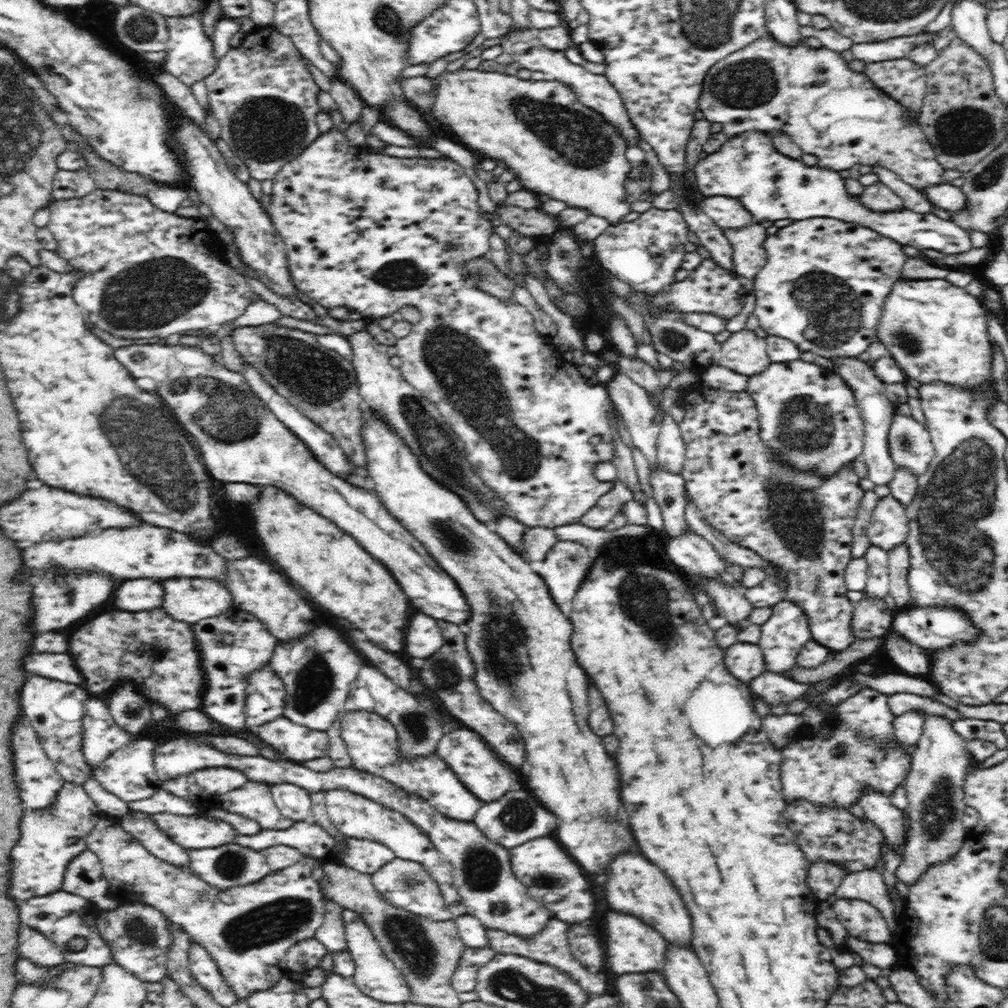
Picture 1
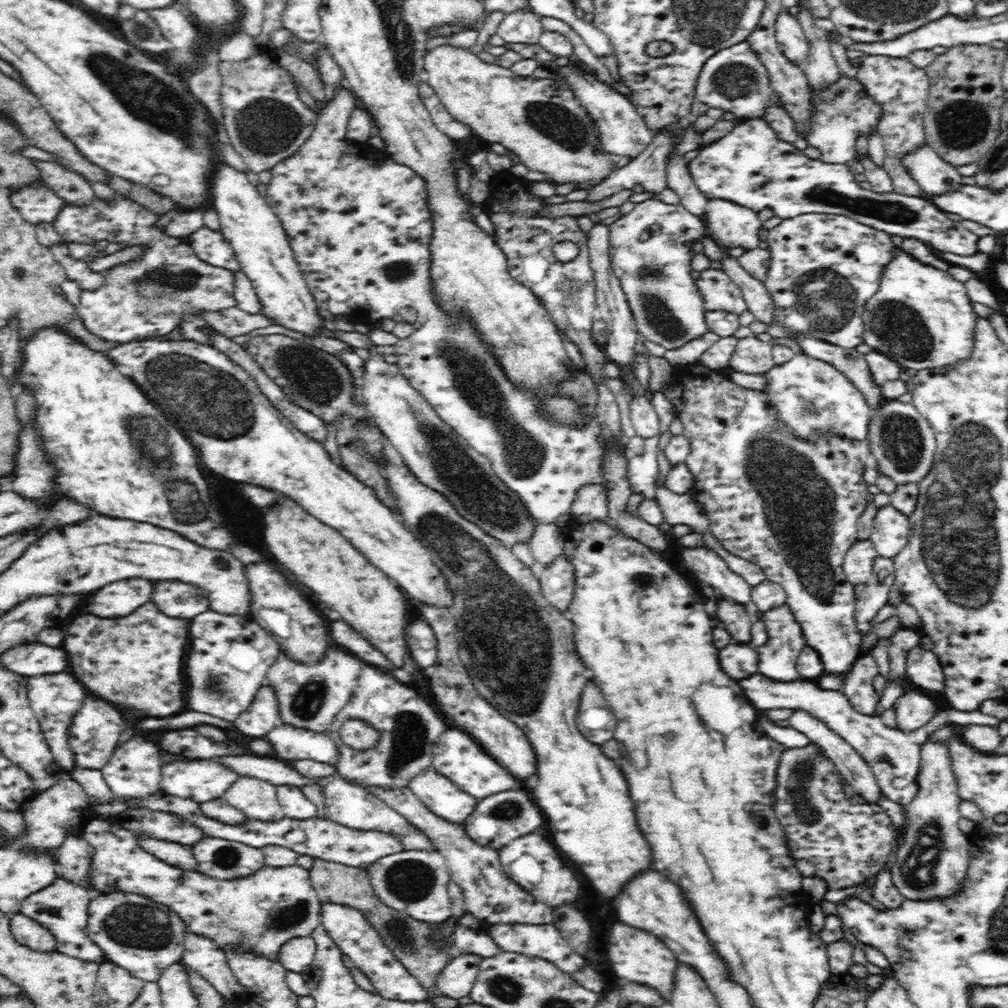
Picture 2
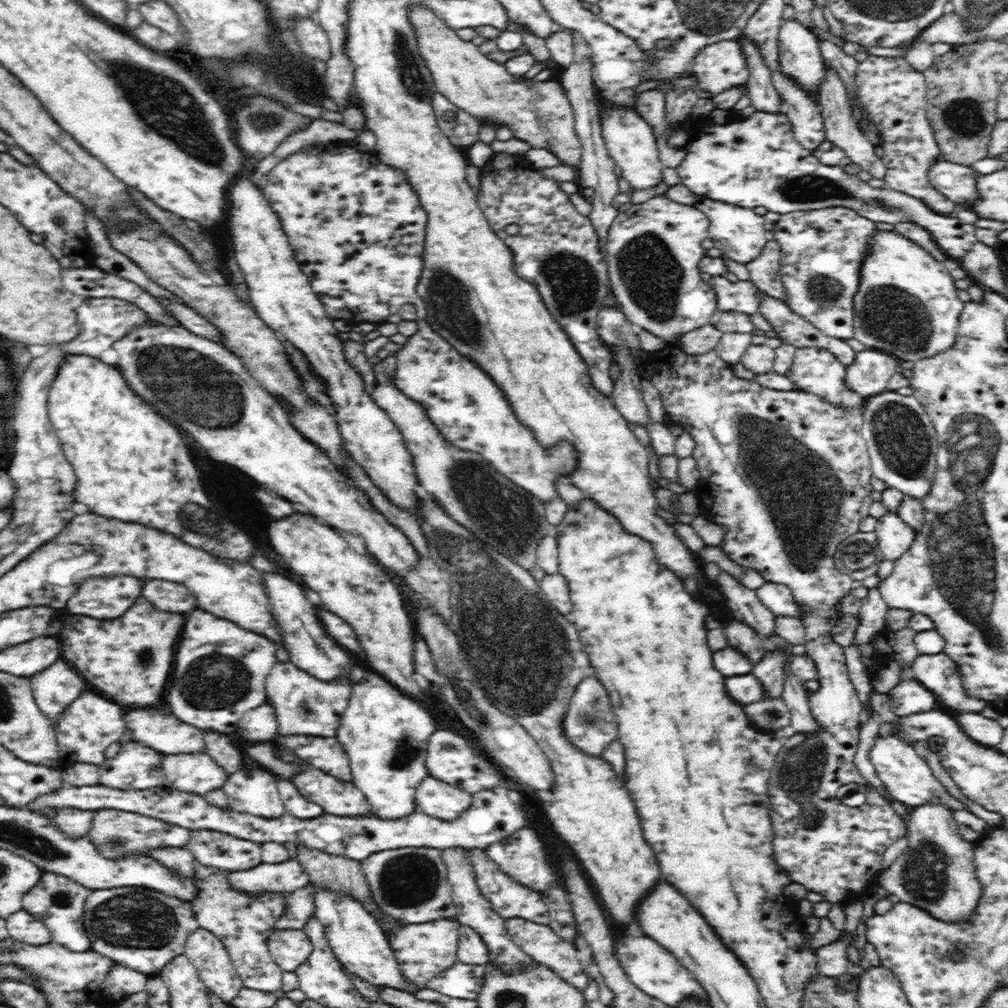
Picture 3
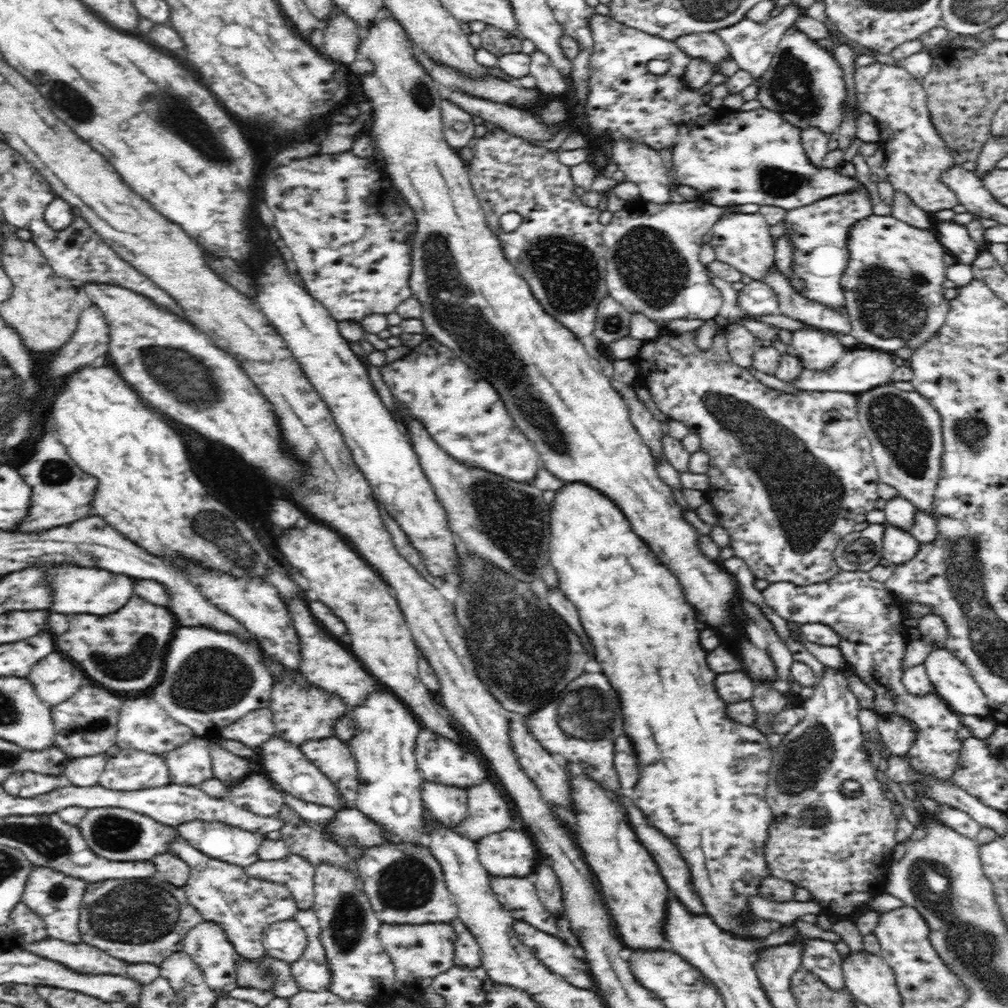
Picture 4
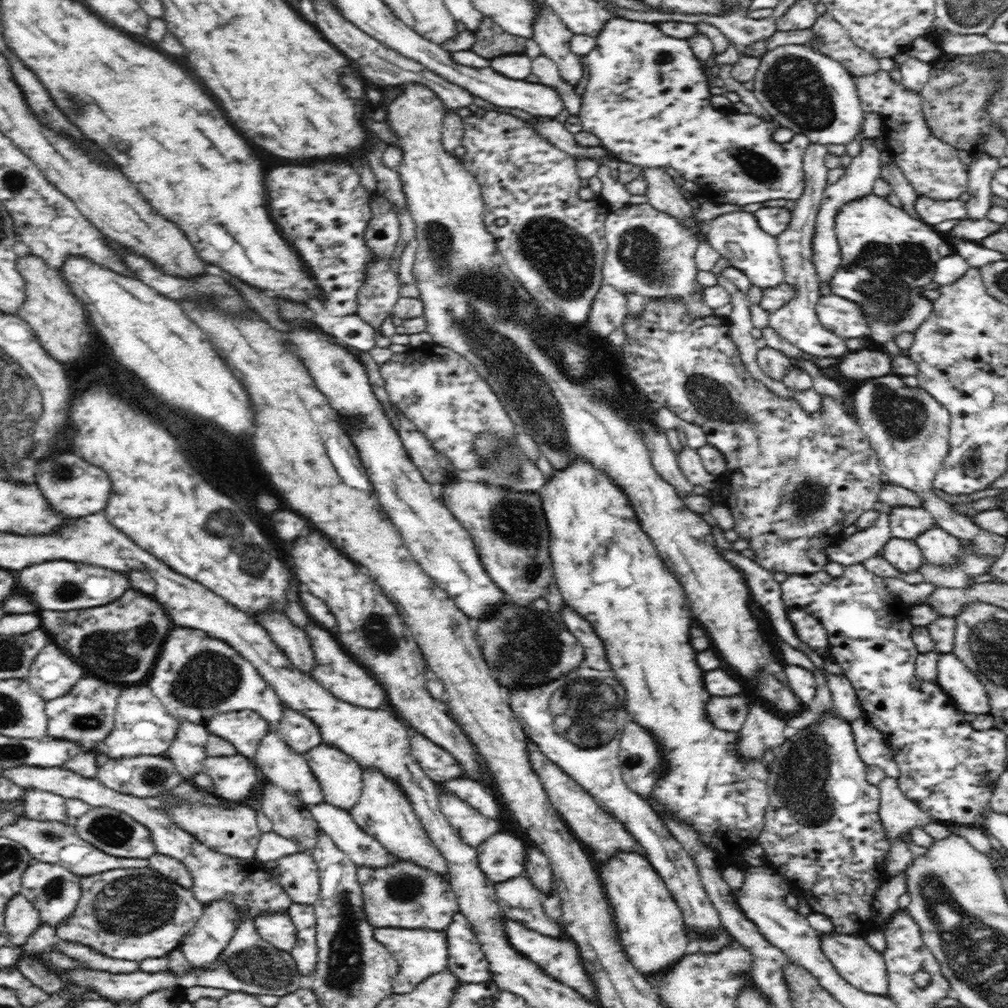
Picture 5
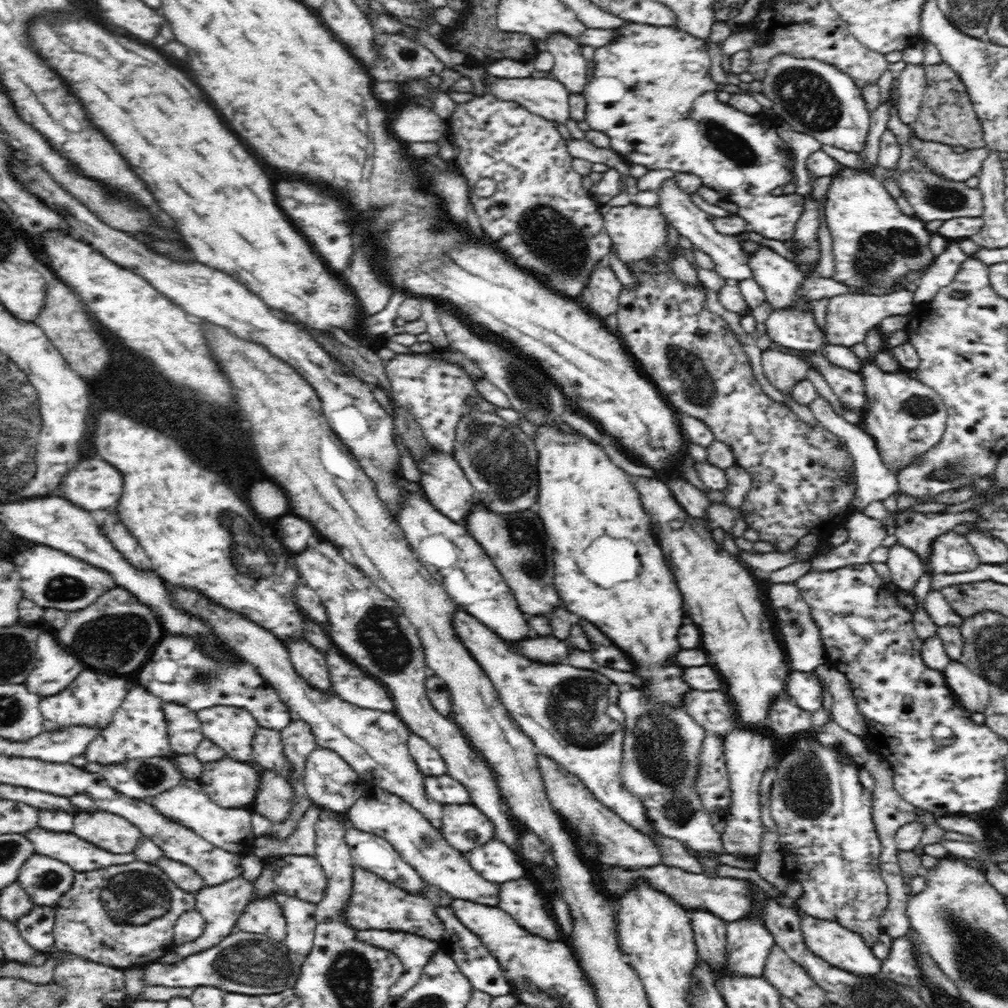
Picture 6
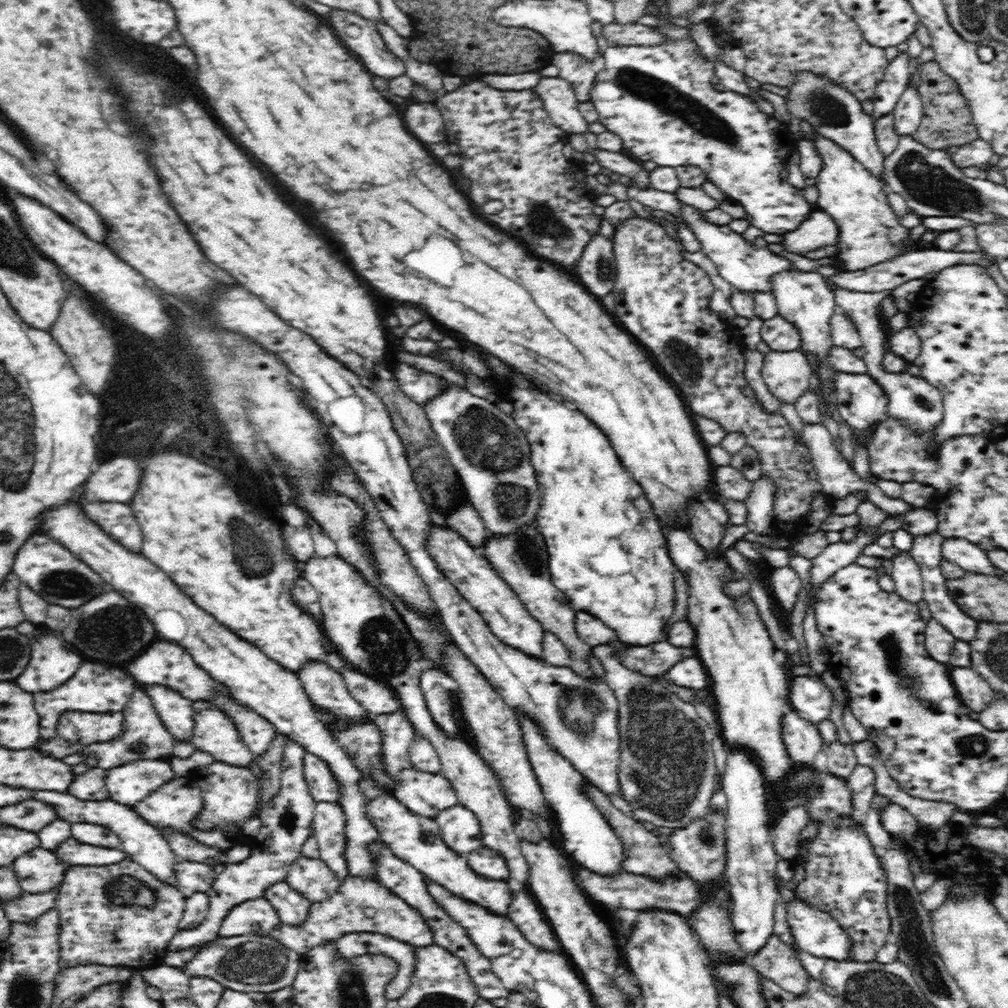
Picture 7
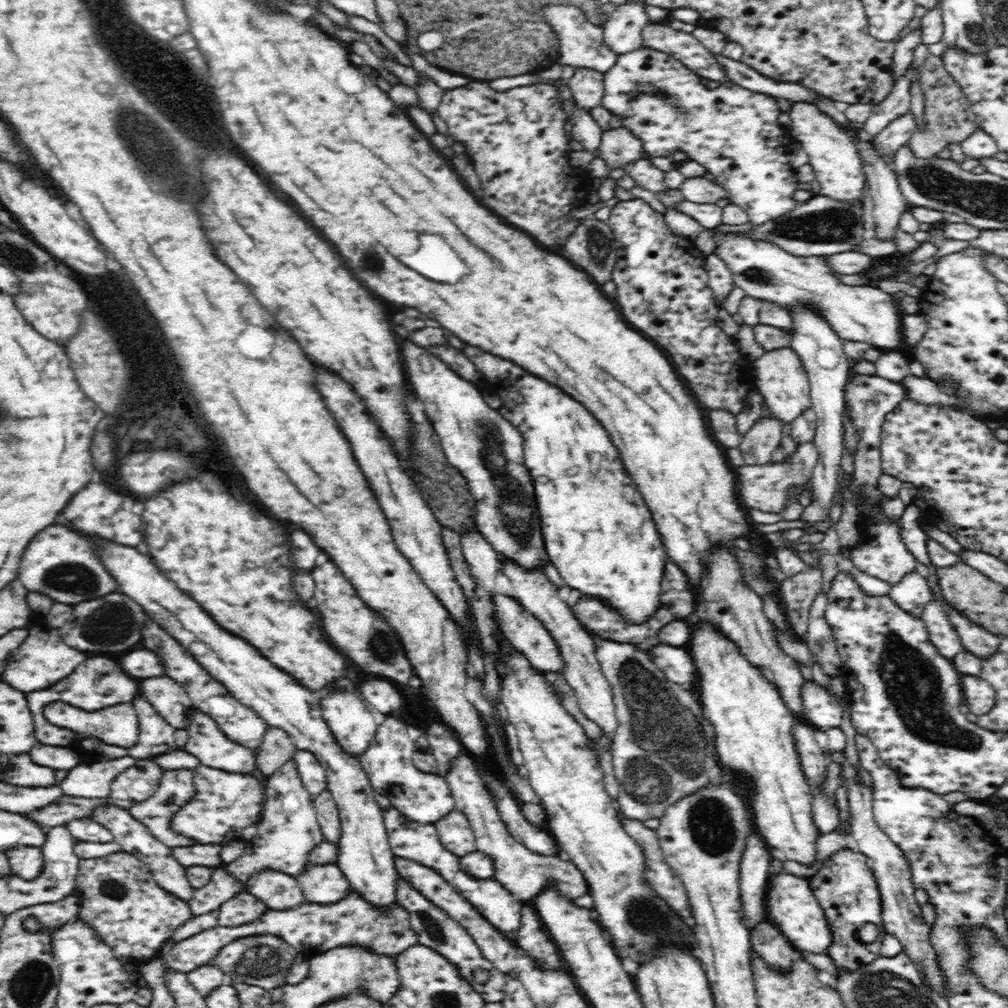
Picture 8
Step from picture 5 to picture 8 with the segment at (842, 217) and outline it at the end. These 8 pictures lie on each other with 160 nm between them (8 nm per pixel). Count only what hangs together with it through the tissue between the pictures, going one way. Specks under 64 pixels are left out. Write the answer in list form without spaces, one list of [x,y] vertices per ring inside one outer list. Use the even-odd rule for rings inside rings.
[[[809,102],[792,104],[788,113],[792,120],[789,130],[791,140],[797,141],[809,156],[809,163],[815,172],[815,179],[820,182],[820,195],[845,200],[845,202],[864,202],[864,189],[867,188],[867,176],[864,174],[863,162],[849,132],[832,120],[824,112]]]

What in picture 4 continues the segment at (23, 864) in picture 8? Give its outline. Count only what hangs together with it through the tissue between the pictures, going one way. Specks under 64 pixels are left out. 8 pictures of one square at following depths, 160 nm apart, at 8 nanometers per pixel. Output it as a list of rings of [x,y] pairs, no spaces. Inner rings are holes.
[[[33,867],[24,886],[21,902],[42,917],[47,928],[47,937],[69,944],[81,944],[83,941],[79,930],[79,912],[85,890],[86,882],[83,880],[66,876],[53,868]]]

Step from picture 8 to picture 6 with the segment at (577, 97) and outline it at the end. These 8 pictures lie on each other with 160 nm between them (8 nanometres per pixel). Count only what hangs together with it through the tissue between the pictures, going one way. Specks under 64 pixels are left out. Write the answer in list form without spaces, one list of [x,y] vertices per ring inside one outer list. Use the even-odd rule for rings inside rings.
[[[554,34],[545,40],[546,50],[555,58],[554,66],[550,72],[551,76],[559,80],[570,93],[581,94],[589,83],[588,68],[589,61],[582,55],[581,46],[564,34]]]

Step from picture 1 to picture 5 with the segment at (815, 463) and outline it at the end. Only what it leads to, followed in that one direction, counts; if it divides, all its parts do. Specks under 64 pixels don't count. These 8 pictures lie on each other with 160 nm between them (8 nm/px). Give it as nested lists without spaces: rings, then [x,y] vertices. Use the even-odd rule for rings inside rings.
[[[809,143],[803,154],[803,169],[805,176],[804,194],[796,200],[795,209],[791,212],[791,221],[787,229],[777,236],[779,255],[784,266],[784,283],[793,288],[793,297],[778,310],[769,312],[769,326],[774,327],[778,334],[794,344],[806,354],[832,358],[848,353],[846,342],[822,326],[815,311],[815,304],[820,298],[820,283],[811,258],[812,239],[815,233],[816,217],[823,192],[827,187],[828,167],[824,158],[829,154],[827,147],[818,143]]]

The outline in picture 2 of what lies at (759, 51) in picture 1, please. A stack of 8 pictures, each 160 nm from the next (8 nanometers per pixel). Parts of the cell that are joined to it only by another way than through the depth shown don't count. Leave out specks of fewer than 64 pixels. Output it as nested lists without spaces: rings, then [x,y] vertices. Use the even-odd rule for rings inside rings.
[[[746,41],[731,48],[724,48],[706,60],[696,82],[695,99],[710,108],[734,114],[735,123],[748,119],[762,119],[767,107],[771,105],[783,107],[776,91],[770,87],[766,67],[760,61],[758,53]],[[840,75],[834,84],[821,91],[811,90],[812,120],[809,133],[805,140],[810,146],[818,148],[821,152],[820,160],[828,164],[845,164],[854,160],[856,154],[856,140],[858,136],[866,136],[877,129],[881,118],[881,106],[875,102],[864,90],[864,85],[857,77],[849,78]],[[930,145],[915,148],[901,156],[901,163],[908,174],[924,190],[926,197],[941,195],[962,186],[962,175],[953,164],[942,160]]]

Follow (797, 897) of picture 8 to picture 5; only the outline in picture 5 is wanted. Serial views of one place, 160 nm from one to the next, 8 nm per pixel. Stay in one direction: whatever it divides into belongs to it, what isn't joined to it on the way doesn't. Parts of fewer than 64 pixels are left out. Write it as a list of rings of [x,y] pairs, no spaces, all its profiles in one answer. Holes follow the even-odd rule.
[[[836,932],[831,935],[822,935],[821,947],[839,975],[854,988],[866,995],[889,996],[888,971],[883,955],[870,947],[863,935],[842,935]]]

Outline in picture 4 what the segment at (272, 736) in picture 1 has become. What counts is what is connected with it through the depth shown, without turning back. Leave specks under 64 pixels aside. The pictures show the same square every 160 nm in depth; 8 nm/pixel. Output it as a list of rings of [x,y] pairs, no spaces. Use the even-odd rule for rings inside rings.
[[[331,737],[309,740],[301,744],[300,748],[306,758],[328,776],[332,784],[338,788],[344,799],[344,808],[356,807],[358,771],[356,759],[348,745],[338,738]]]

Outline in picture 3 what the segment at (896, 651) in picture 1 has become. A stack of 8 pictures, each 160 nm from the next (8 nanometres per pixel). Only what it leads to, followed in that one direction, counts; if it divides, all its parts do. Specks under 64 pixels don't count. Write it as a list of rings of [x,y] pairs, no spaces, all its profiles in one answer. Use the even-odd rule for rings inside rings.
[[[943,652],[938,654],[919,654],[914,659],[910,672],[914,679],[922,683],[930,692],[935,694],[937,700],[958,713],[979,713],[982,709],[988,706],[988,702],[986,700],[970,698],[965,693],[961,676],[959,675],[958,665]]]

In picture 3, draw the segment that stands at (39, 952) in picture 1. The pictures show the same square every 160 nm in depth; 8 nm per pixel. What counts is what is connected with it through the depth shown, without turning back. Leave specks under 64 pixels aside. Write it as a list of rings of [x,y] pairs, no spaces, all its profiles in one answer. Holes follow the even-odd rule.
[[[24,909],[10,915],[6,919],[6,927],[14,941],[36,946],[51,942],[49,929],[42,923],[42,920]]]

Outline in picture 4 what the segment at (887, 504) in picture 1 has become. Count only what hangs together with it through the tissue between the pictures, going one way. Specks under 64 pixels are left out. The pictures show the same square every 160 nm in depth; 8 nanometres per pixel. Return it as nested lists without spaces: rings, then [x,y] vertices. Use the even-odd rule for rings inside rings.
[[[885,524],[883,536],[883,558],[891,564],[905,563],[917,552],[921,544],[908,531]]]

